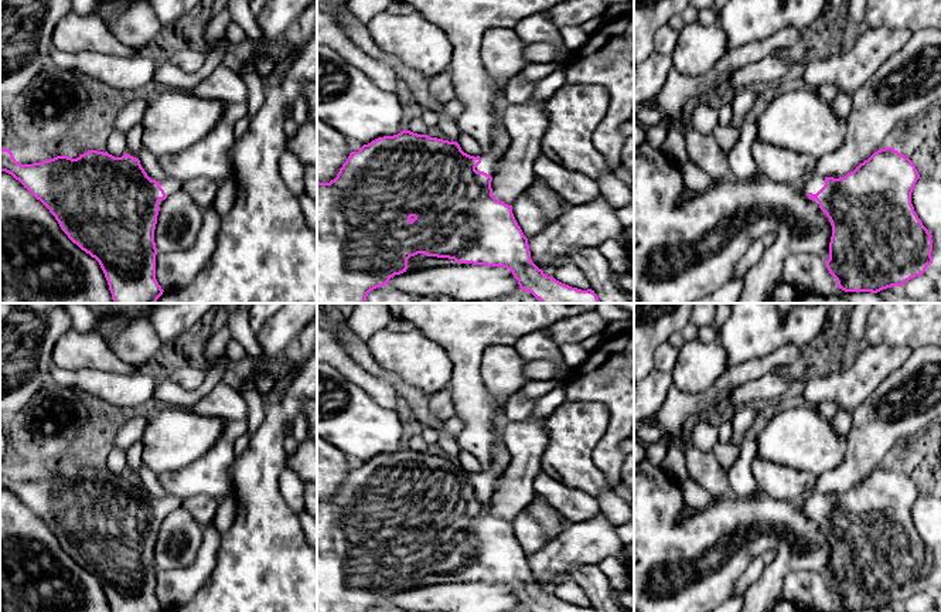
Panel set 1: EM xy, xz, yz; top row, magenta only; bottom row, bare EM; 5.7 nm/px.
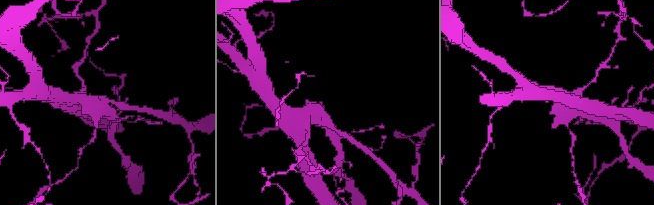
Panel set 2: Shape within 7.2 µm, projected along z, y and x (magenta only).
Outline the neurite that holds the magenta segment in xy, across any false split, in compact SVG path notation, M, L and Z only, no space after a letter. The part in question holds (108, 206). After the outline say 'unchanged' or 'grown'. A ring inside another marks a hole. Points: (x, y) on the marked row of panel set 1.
M3 147L0 171L18 180L50 210L68 238L99 262L115 303L156 303L163 295L156 279L154 230L160 207L181 190L181 181L173 177L151 180L139 159L98 150L88 150L76 159L57 156L21 164L11 150Z; grown

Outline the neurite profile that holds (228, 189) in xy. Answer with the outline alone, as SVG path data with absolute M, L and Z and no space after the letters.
M229 176L219 183L215 197L215 207L221 217L224 217L232 208L236 193L238 181L233 176Z

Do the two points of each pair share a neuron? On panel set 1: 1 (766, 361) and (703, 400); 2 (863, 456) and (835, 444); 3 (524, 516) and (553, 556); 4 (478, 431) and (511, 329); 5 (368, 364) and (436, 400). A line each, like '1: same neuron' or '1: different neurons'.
1: same neuron
2: different neurons
3: different neurons
4: same neuron
5: different neurons

